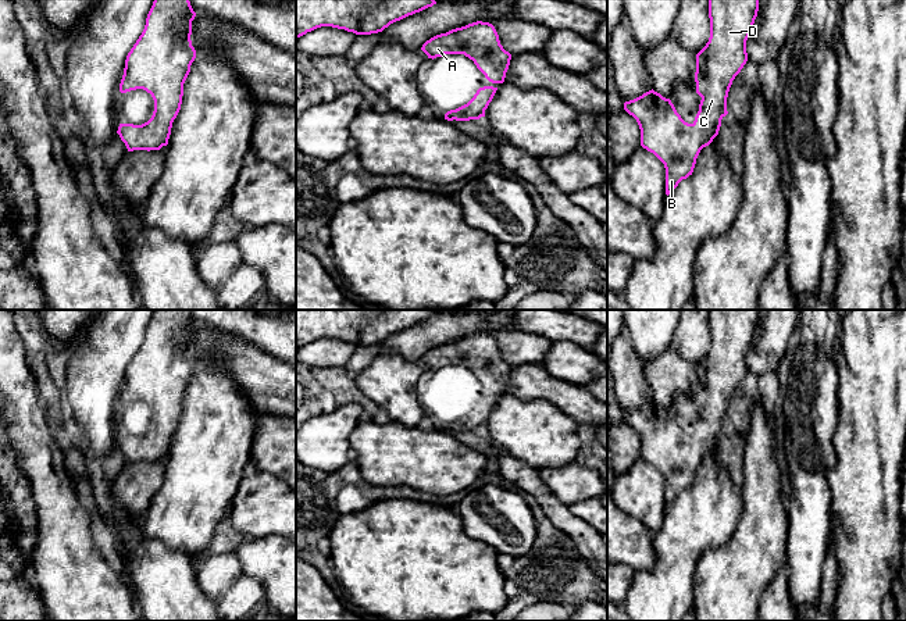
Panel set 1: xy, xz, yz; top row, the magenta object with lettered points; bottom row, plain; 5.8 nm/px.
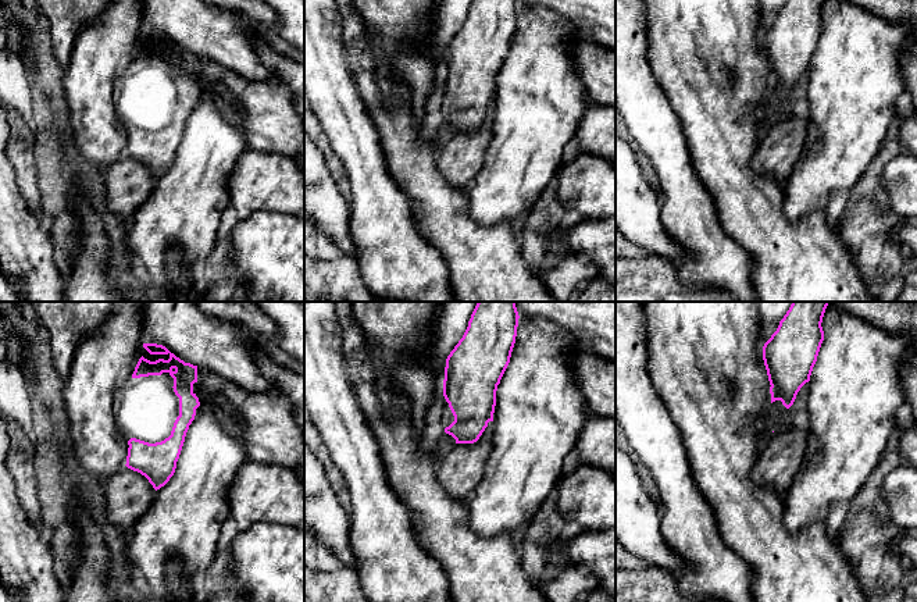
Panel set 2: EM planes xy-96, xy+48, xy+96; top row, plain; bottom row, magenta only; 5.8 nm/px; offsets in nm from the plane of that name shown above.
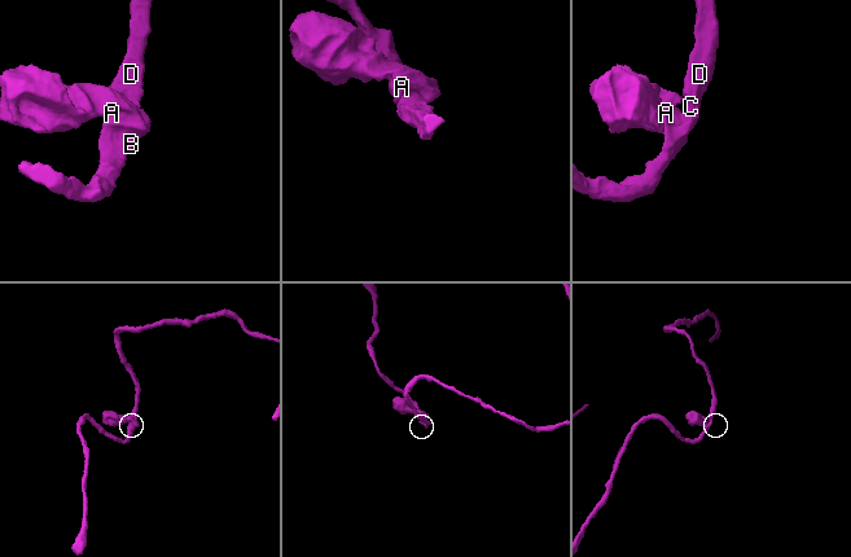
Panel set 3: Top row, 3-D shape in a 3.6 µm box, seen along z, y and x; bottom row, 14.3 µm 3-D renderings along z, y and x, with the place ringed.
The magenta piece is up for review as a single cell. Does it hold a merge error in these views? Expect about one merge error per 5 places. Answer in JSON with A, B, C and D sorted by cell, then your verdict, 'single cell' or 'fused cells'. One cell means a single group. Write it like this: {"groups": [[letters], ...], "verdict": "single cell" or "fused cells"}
{"groups": [["A", "B", "C", "D"]], "verdict": "single cell"}

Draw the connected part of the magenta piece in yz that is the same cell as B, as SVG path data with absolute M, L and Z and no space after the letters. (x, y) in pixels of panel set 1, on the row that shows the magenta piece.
M709 0L710 38L696 54L696 93L702 97L692 124L685 122L670 99L653 89L625 101L624 110L632 115L641 129L641 146L653 153L666 168L666 194L682 179L692 175L700 150L718 135L721 119L728 114L727 97L732 81L748 61L746 40L753 33L759 0Z

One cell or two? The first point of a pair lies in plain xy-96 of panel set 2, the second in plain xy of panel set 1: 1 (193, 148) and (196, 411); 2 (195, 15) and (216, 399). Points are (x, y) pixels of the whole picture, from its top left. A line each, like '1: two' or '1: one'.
1: one
2: two

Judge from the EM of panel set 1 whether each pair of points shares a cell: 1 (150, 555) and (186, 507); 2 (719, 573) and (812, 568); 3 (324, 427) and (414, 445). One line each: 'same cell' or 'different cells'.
1: different cells
2: different cells
3: same cell

